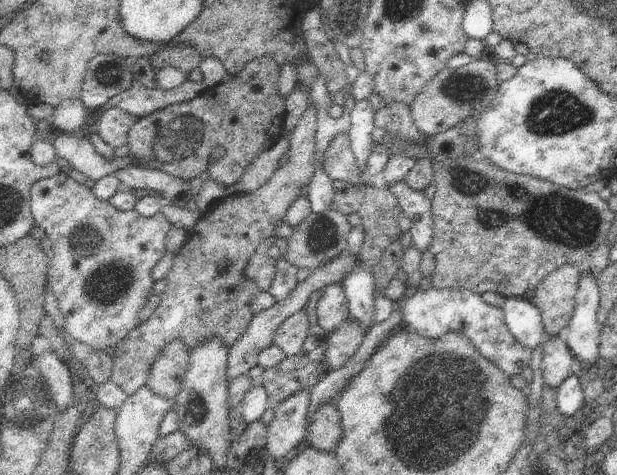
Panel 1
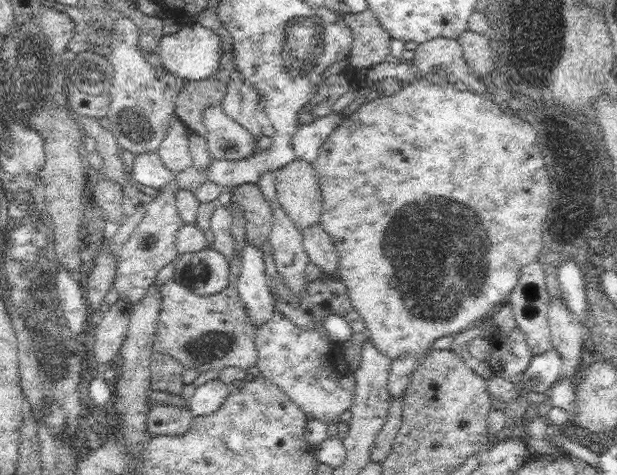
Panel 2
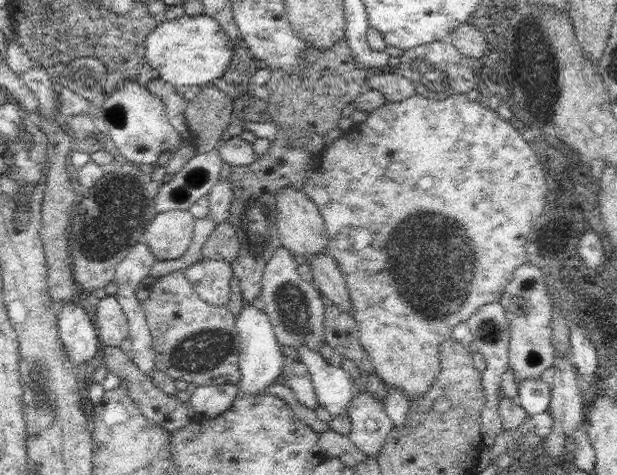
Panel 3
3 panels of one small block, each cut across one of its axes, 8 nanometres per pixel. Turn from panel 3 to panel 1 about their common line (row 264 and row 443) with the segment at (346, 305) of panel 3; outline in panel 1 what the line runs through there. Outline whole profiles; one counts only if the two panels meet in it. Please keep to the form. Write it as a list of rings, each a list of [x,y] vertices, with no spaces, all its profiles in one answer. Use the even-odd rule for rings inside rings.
[[[329,402],[321,405],[310,426],[310,446],[316,450],[334,453],[343,433],[339,410]]]

